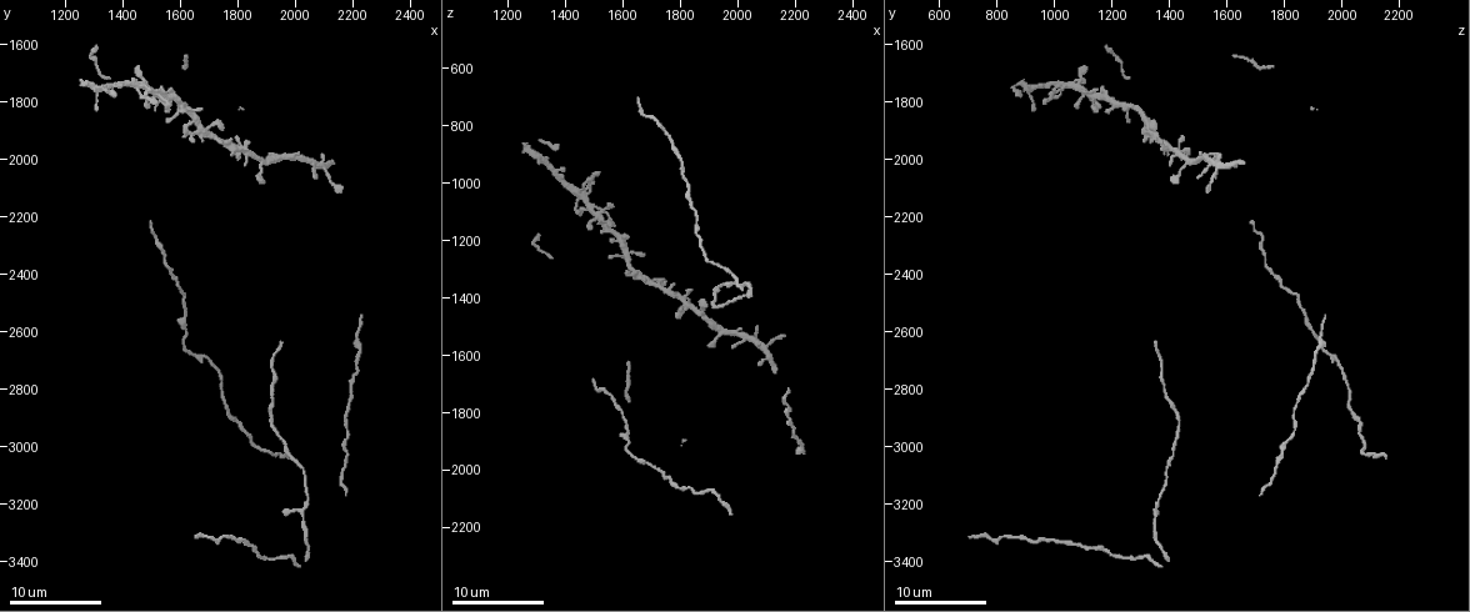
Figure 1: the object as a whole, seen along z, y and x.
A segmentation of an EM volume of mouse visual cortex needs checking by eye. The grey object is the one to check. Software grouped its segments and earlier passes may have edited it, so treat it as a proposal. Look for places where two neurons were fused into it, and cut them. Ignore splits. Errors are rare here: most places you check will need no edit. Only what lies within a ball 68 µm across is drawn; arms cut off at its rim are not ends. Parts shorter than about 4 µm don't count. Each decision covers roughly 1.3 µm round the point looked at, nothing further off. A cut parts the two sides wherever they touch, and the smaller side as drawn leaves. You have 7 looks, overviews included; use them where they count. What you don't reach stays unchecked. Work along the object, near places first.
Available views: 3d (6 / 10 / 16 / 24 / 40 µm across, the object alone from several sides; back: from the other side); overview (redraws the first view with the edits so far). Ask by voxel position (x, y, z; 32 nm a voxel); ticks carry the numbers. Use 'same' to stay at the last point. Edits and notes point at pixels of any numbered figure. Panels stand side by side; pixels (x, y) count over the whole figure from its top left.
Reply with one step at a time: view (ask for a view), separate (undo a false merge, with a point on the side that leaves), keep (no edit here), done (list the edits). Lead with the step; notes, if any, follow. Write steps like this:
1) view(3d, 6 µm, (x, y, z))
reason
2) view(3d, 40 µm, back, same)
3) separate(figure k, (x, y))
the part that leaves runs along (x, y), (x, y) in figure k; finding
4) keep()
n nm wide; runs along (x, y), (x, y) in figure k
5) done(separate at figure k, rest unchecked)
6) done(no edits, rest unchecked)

view(3d, 16 µm, (1630, 2610, 1910))
calibre changes

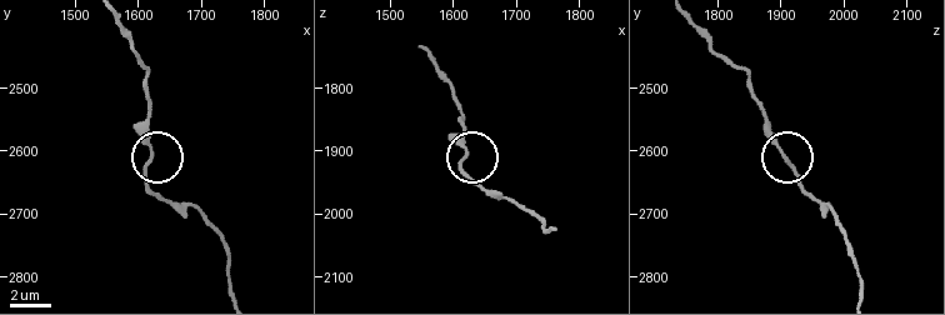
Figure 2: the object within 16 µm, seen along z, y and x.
view(3d, 16 µm, back, (1620, 2610, 1910))
from behind

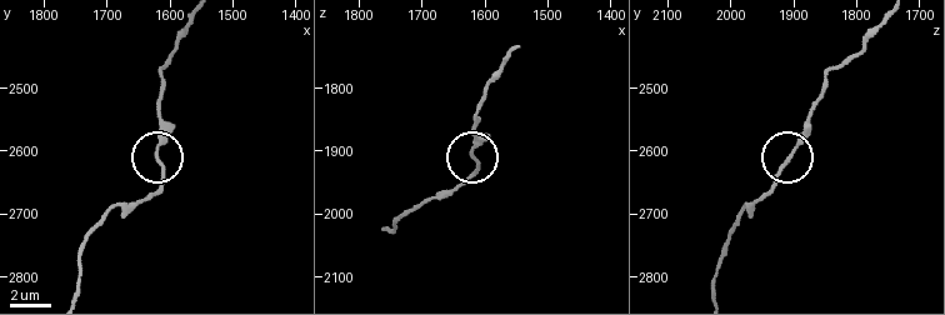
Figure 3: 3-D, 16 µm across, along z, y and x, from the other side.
keep()
runs along (78, 273), (93, 229), (161, 184), (159, 99) in figure 3; continuous, no second neuron

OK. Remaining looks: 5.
view(3d, 16 µm, (1830, 1970, 1430))
looks like a crossing

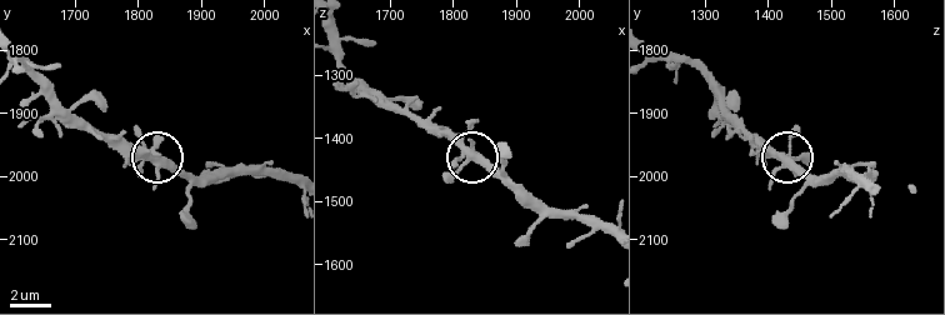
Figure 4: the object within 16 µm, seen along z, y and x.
keep()
continuous, no second neuron

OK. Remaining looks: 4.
view(3d, 16 µm, (1940, 2000, 1510))
three arms meet

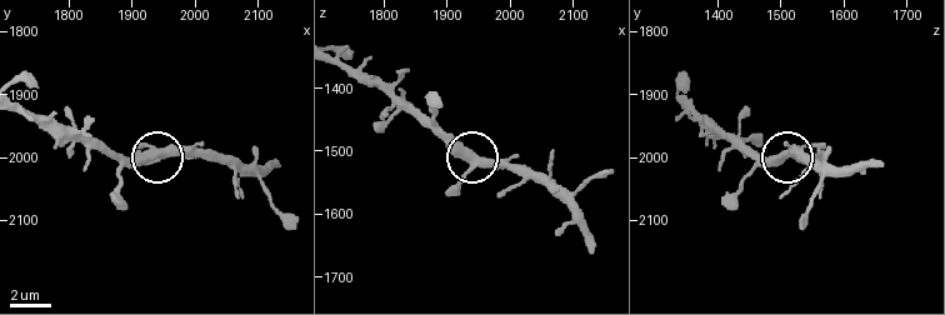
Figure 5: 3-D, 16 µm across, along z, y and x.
view(3d, 16 µm, back, (1945, 1990, 1520))

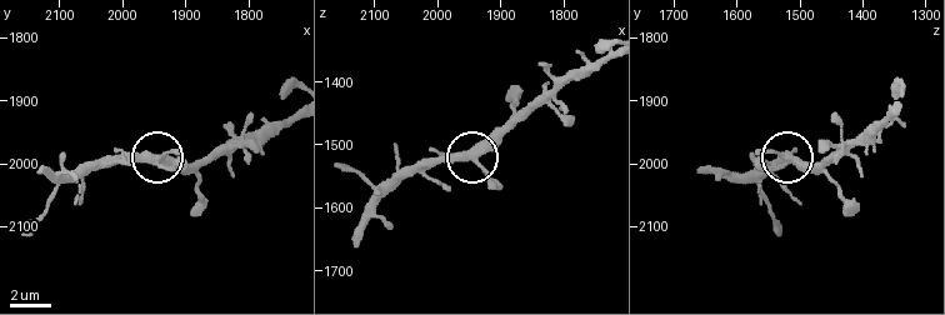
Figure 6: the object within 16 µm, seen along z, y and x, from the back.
keep()
360 nm wide; continuous, no second neuron

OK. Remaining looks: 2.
view(3d, 10 µm, (1660, 1870, 1320))
branch point

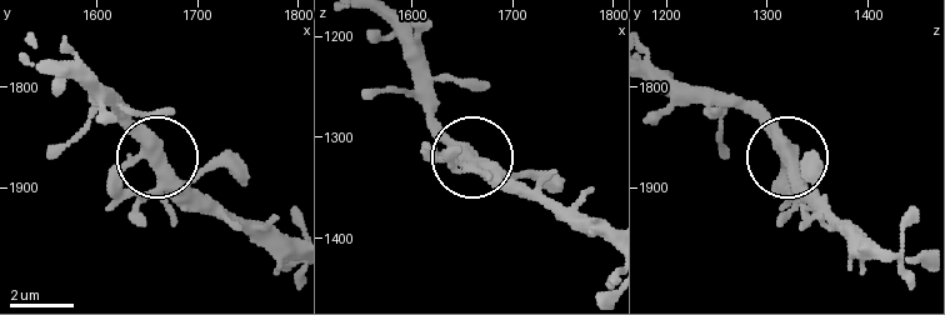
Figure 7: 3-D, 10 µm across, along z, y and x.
keep()
side arm 17 µm; one neuron here

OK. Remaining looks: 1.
done(no edits, rest unchecked)

